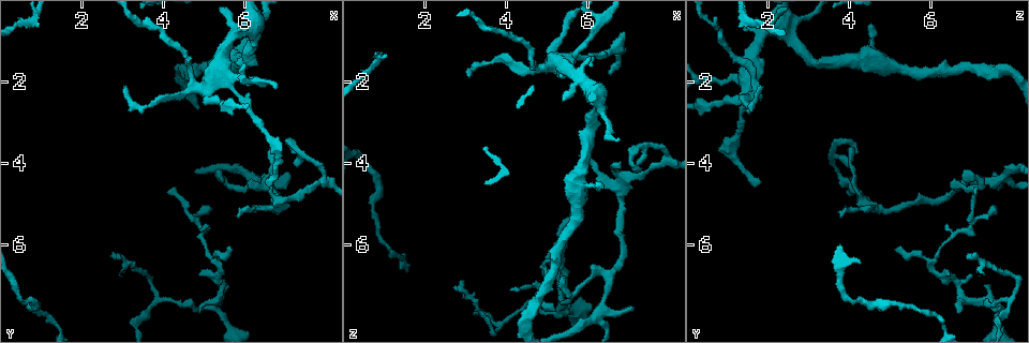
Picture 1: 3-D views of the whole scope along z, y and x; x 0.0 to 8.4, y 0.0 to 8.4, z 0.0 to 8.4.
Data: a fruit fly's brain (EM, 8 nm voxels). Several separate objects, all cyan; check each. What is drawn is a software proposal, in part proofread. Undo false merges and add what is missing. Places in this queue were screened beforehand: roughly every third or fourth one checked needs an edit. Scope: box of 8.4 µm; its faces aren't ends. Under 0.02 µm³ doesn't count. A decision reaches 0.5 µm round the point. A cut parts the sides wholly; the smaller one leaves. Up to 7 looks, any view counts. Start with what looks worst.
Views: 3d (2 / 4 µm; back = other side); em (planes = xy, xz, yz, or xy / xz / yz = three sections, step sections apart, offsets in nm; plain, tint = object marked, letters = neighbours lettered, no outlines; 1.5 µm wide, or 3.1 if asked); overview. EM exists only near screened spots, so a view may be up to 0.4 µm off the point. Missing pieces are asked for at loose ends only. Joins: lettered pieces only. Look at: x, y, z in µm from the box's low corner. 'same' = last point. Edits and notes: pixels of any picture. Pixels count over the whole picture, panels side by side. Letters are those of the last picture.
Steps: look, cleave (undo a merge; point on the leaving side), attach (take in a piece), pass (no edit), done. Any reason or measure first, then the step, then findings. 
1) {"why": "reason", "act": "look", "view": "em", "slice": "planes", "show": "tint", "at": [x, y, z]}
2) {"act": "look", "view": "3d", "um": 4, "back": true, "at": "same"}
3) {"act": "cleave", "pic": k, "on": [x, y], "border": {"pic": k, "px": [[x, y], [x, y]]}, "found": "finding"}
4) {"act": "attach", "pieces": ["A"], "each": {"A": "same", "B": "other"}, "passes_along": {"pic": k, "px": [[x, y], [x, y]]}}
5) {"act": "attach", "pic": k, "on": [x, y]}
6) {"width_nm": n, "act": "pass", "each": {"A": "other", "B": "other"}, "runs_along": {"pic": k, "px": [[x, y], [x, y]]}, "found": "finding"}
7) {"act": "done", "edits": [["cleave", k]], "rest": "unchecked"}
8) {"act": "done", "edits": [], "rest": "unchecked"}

{"why": "thin end", "act": "look", "view": "3d", "um": 4, "at": [4.10, 4.65, 7.10]}

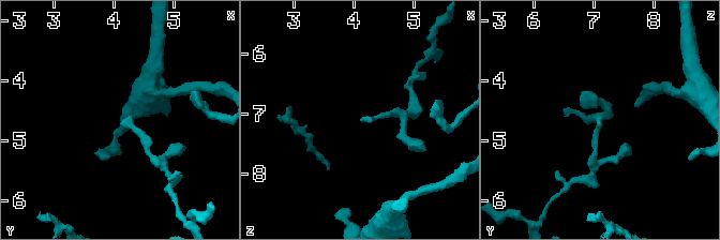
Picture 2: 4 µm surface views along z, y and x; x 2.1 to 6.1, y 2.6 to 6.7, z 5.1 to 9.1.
{"act": "look", "view": "em", "slice": "xz", "step": 8, "show": "tint", "at": [4.05, 4.70, 7.10]}

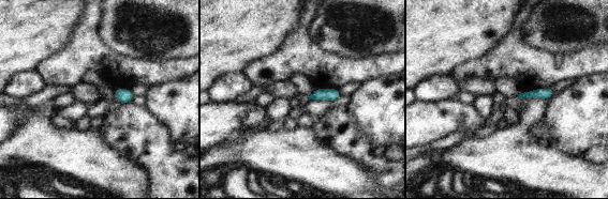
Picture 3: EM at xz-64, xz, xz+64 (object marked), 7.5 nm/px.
{"why": "another direction", "act": "look", "view": "em", "slice": "planes", "show": "letters", "at": "same"}

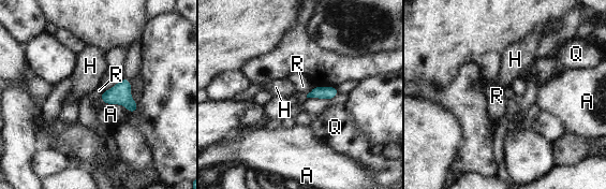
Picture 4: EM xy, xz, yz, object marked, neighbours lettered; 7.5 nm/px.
{"act": "pass", "each": {"A": "other", "H": "other", "Q": "other", "R": "other"}, "border": {"pic": 4, "px": [[103, 91], [101, 100]]}, "found": "none of them fits"}

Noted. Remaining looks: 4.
{"why": "three arms meet", "act": "look", "view": "em", "slice": "planes", "show": "letters", "at": [5.25, 7.55, 7.65]}

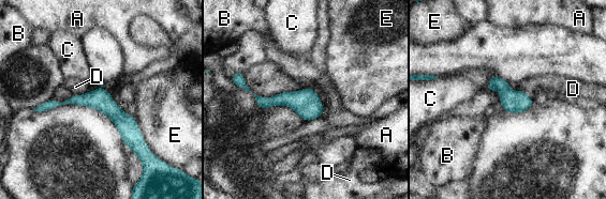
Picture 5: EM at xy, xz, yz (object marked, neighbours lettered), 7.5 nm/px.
{"act": "pass", "each": {"A": "other", "B": "other", "C": "other", "D": "other", "E": "other"}, "border": {"pic": 5, "px": [[88, 90], [83, 94], [72, 95]]}, "found": "one neuron here"}

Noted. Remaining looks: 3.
{"why": "abrupt turn", "act": "look", "view": "em", "slice": "planes", "show": "plain", "at": [5.30, 6.45, 6.05]}

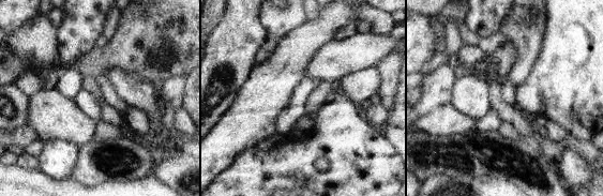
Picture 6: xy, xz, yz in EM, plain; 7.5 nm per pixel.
{"act": "look", "view": "em", "slice": "planes", "show": "letters", "at": "same"}

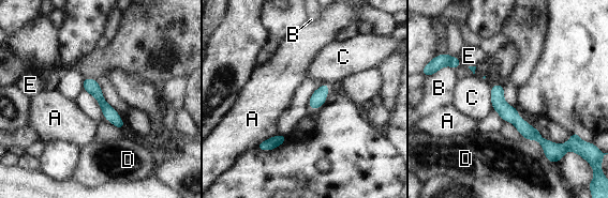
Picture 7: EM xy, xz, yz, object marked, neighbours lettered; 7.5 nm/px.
{"act": "pass", "each": {"A": "other", "B": "other", "C": "other", "D": "other", "E": "other"}, "border": {"pic": 7, "px": [[490, 87], [490, 103], [493, 109]]}, "found": "all the same neuron"}

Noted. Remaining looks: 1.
{"act": "done", "edits": [], "rest": "unchecked"}

